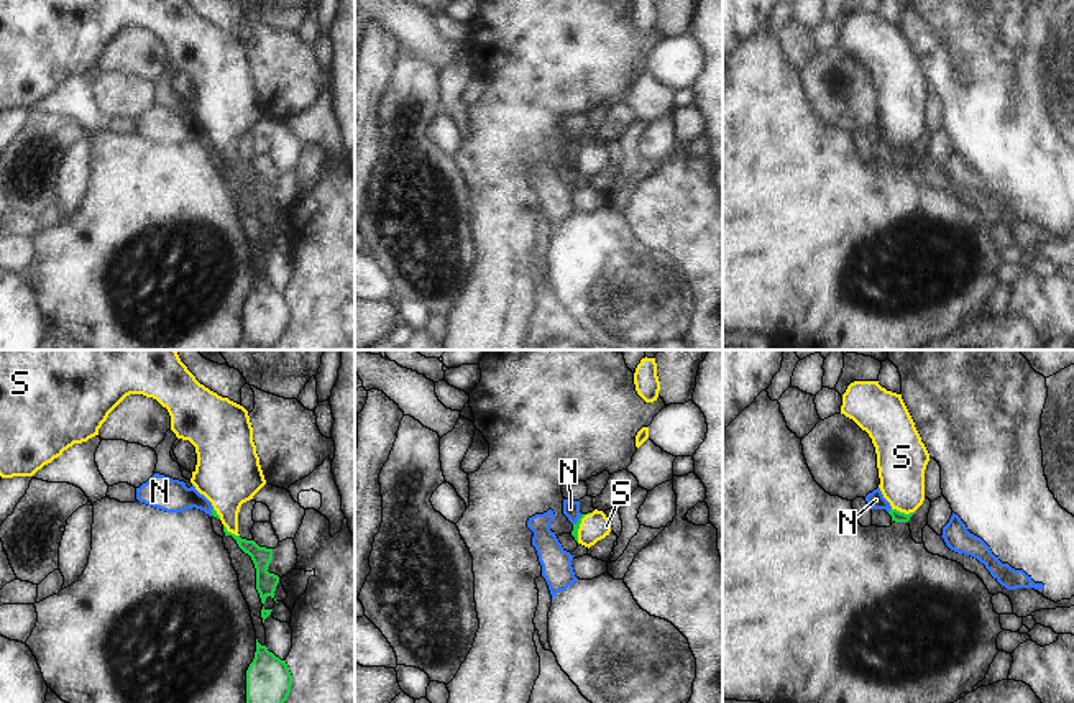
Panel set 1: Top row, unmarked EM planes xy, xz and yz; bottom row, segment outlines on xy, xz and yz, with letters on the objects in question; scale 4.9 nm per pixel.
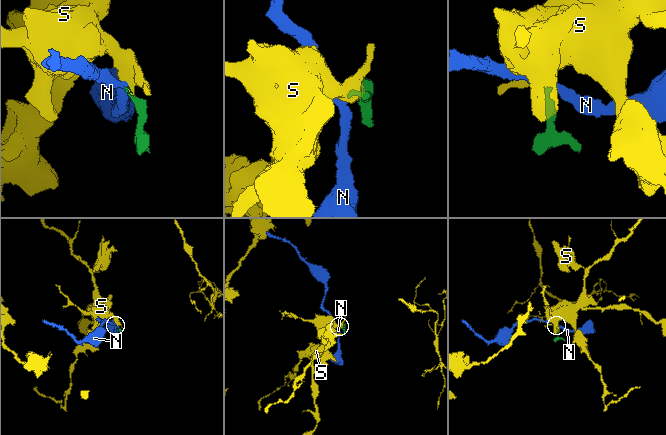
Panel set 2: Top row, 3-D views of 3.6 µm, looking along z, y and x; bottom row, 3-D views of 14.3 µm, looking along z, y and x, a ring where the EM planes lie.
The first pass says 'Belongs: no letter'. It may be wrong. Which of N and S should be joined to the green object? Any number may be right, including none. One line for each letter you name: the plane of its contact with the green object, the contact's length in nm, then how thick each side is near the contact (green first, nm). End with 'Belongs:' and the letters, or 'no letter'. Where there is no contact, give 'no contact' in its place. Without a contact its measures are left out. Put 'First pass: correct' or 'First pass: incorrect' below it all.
S: contact in yz; length 110 nm; calibres 60 and 240 nm
Belongs: S
First pass: incorrect

